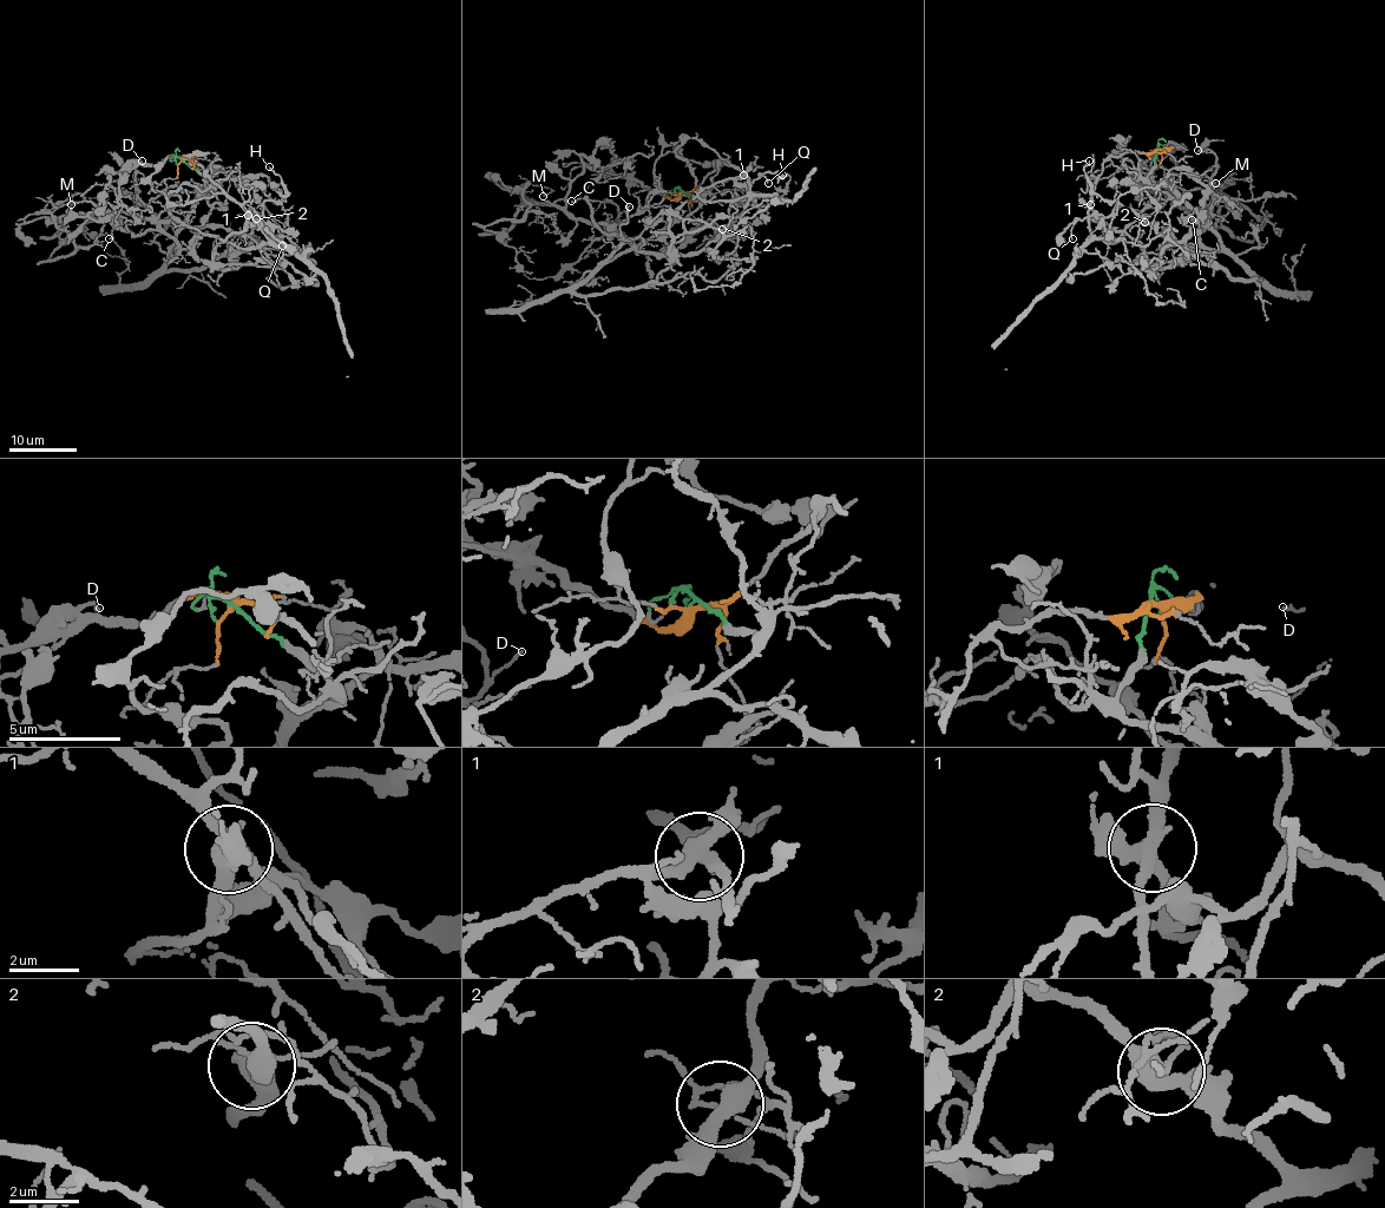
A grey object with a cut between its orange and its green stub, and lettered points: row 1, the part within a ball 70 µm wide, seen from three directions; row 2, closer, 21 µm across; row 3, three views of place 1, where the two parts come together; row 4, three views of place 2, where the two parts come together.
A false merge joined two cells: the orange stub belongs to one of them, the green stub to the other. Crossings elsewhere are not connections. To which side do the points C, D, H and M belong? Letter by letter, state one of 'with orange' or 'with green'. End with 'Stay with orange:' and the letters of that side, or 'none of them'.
C: with green
D: with green
H: with orange
M: with green
Stay with orange: H

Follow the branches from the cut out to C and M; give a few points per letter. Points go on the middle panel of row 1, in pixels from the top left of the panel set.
C: (681, 192), (701, 201), (698, 205), (637, 244), (609, 235), (597, 225), (589, 203), (584, 199), (571, 201)
M: (681, 192), (698, 205), (637, 244), (520, 191), (530, 182), (551, 190), (543, 196)

